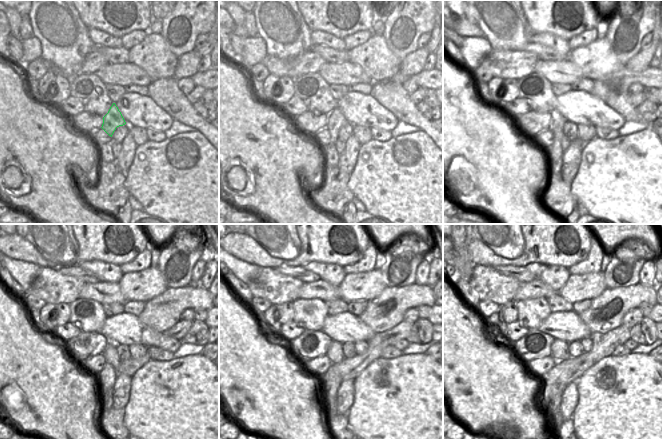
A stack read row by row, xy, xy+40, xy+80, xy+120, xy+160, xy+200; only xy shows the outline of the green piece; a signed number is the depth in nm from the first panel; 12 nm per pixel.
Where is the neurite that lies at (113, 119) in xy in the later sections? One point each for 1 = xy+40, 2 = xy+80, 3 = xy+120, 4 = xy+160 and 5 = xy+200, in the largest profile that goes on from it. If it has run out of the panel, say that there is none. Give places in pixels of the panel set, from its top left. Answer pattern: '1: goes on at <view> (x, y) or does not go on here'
1: goes on at xy+40 (336, 119)
2: goes on at xy+80 (555, 151)
3: goes on at xy+120 (107, 377)
4: goes on at xy+160 (330, 382)
5: goes on at xy+200 (551, 379)

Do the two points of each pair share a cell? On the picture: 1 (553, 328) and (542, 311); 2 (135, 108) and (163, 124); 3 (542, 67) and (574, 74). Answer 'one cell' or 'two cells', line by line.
1: two cells
2: one cell
3: one cell

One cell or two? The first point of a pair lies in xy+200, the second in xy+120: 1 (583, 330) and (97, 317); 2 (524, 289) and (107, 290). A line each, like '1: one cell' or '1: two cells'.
1: two cells
2: one cell

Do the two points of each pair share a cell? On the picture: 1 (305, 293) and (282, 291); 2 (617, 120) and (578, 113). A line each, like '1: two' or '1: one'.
1: two
2: one

